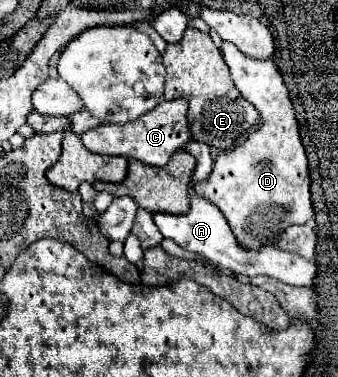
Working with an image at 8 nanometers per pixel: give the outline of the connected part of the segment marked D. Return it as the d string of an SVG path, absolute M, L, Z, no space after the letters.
M221 45L221 53L231 67L237 89L257 107L261 119L257 131L251 133L243 145L217 155L209 179L197 183L195 191L223 211L231 231L243 247L259 249L261 245L277 243L285 227L305 225L313 219L309 161L299 135L295 109L277 65L273 61L251 59L235 45Z

